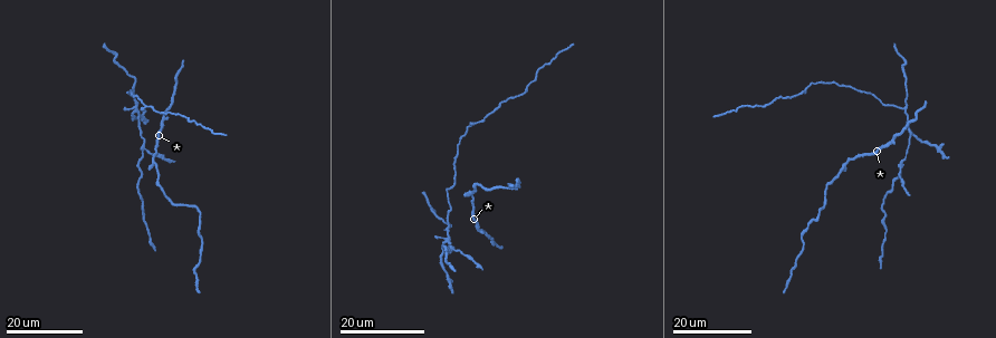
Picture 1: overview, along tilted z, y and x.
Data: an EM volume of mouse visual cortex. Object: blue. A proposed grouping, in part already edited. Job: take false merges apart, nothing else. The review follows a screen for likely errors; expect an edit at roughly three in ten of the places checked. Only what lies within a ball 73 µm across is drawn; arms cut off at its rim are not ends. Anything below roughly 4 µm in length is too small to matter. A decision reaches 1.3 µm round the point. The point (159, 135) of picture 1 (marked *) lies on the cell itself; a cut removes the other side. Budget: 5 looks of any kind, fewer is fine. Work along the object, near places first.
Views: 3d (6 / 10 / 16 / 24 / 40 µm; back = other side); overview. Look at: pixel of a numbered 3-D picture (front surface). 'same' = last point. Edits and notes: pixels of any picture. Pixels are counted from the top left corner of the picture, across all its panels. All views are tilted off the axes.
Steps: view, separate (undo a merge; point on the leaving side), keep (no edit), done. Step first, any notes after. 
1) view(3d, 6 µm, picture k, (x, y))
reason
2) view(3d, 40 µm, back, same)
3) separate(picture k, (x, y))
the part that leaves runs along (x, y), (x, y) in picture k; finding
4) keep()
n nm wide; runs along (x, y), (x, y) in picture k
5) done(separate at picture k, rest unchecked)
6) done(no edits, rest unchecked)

view(3d, 16 µm, picture 1, (161, 119))
a fork

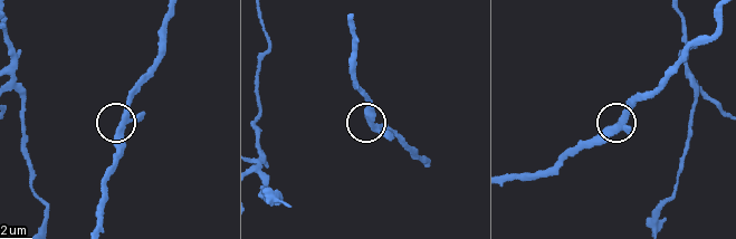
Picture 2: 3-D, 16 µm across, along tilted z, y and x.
view(3d, 10 µm, picture 2, (622, 121))

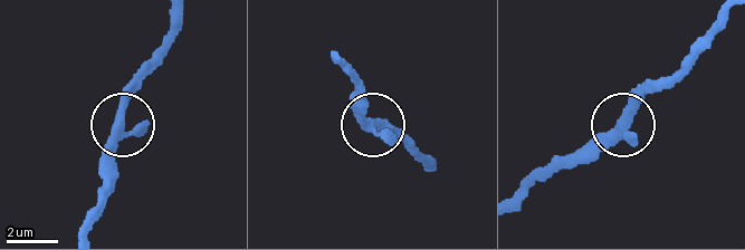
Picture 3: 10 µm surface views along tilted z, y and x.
keep()
side arm 18 µm; runs along (521, 192), (581, 159), (619, 127), (639, 85) in picture 3; all the same cell

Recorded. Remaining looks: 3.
view(3d, 24 µm, picture 1, (903, 108))
three-way junction

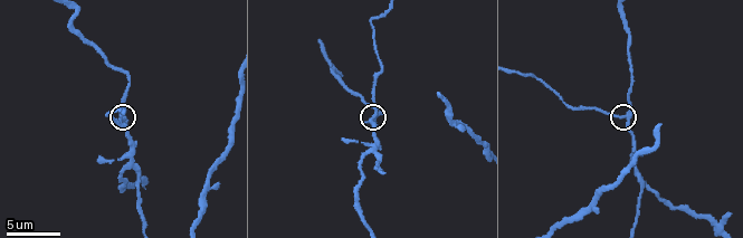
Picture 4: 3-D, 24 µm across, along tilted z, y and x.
view(3d, 10 µm, picture 4, (627, 117))

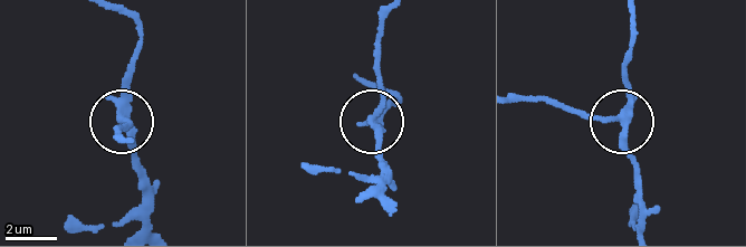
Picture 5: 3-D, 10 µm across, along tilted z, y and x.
view(3d, 10 µm, back, picture 5, (118, 117))

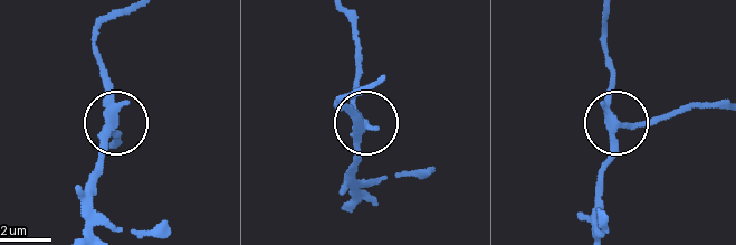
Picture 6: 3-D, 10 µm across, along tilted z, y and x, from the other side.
separate(picture 6, (649, 124))
3 arms; the part that leaves runs along (617, 119), (660, 122), (693, 109), (717, 107) in picture 6; two cells meet here

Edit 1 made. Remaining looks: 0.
done(separate at picture 6, rest unchecked)

